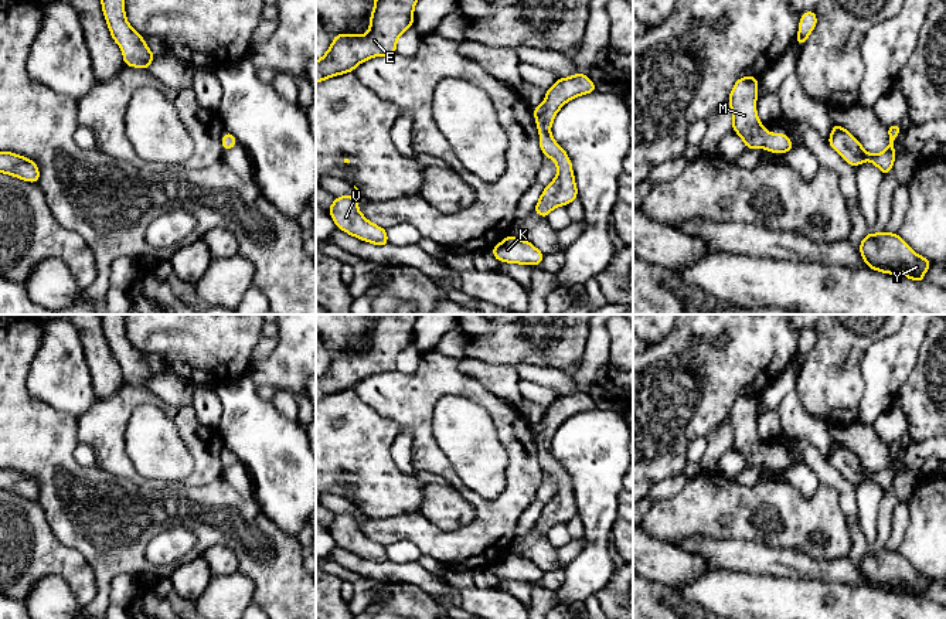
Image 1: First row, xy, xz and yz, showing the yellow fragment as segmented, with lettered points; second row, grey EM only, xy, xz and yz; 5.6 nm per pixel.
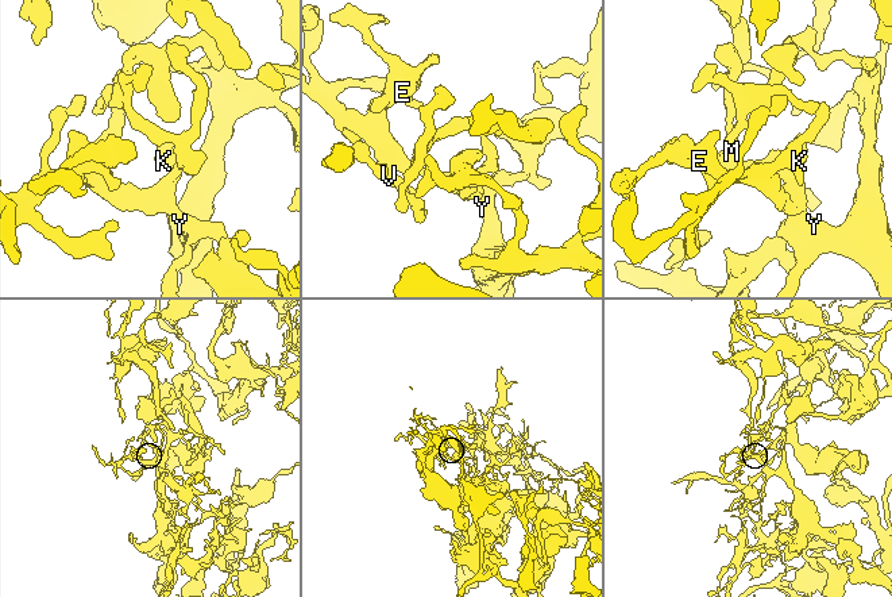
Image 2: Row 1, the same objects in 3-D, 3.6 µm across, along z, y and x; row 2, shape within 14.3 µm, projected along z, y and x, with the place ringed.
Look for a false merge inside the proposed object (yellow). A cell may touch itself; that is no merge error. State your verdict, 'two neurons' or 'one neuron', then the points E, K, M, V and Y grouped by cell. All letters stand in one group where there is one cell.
one neuron; E K M V Y

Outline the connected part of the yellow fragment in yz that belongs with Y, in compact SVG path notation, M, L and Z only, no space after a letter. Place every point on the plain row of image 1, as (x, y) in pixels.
M891 550L867 551L860 562L860 569L870 586L896 592L904 586L904 595L923 599L925 589L932 578L918 572L898 552Z

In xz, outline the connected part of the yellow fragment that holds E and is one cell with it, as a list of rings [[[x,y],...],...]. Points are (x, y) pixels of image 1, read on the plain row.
[[[375,314],[367,351],[336,351],[329,368],[316,378],[316,401],[353,390],[372,375],[397,370],[397,357],[414,343],[419,314]]]

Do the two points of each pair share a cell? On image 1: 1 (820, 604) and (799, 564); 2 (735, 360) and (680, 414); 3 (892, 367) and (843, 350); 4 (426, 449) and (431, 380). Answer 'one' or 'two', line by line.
1: two
2: one
3: two
4: one

